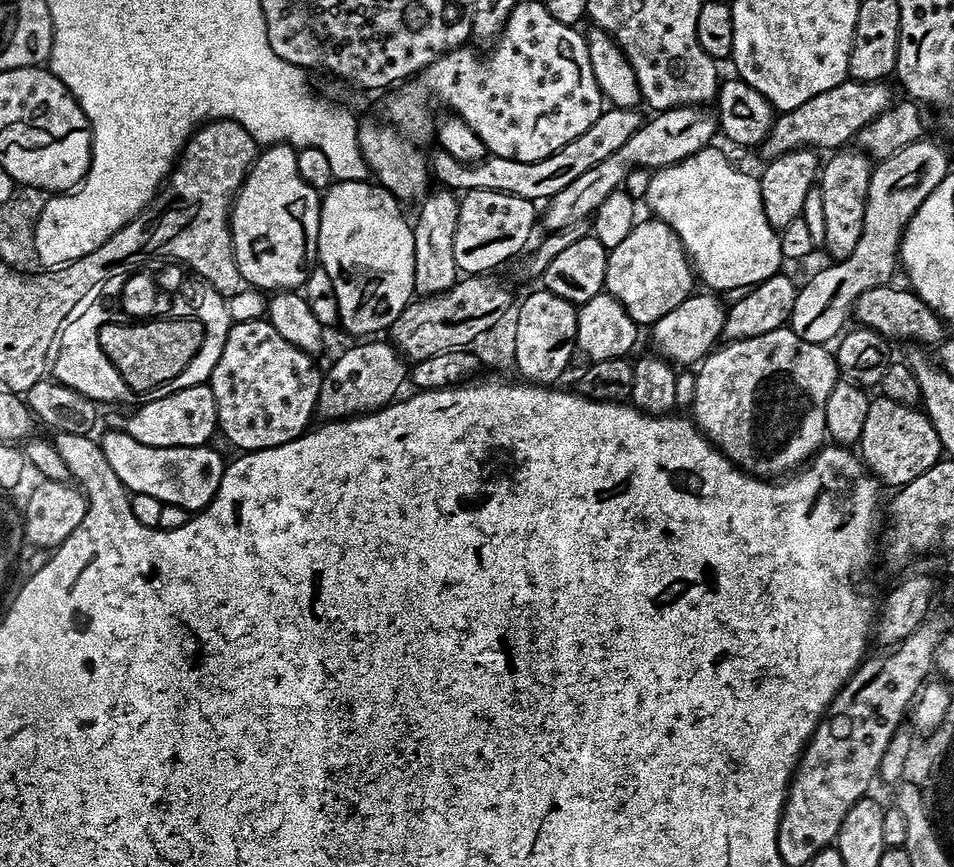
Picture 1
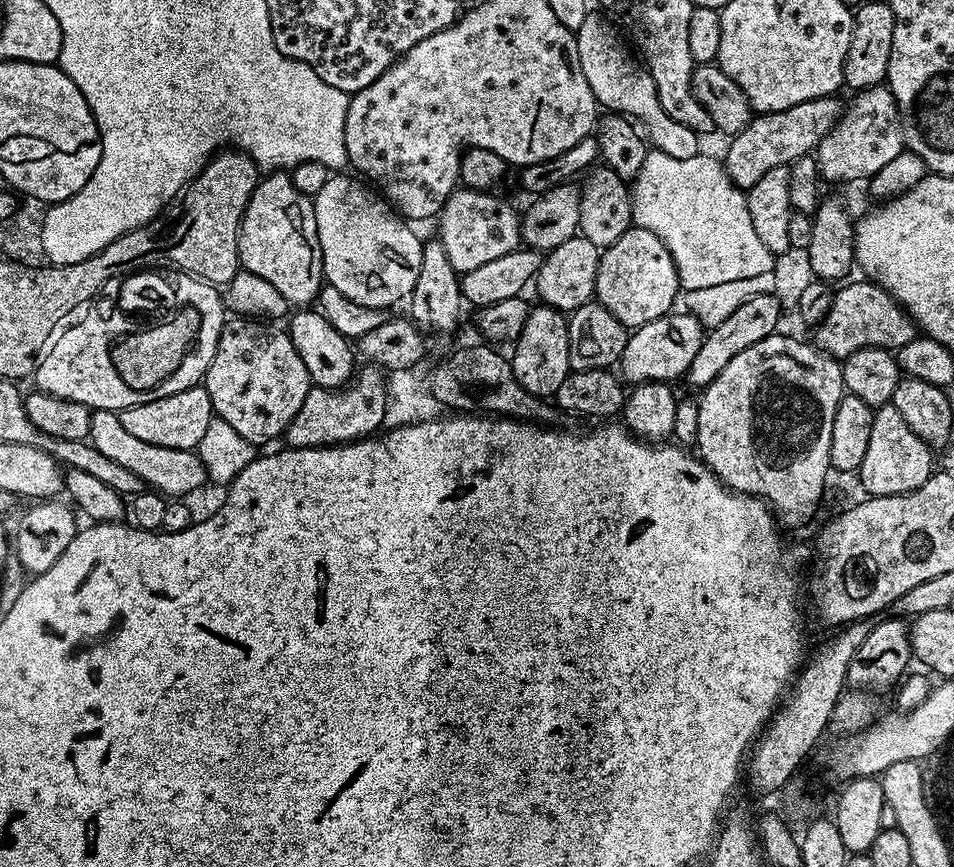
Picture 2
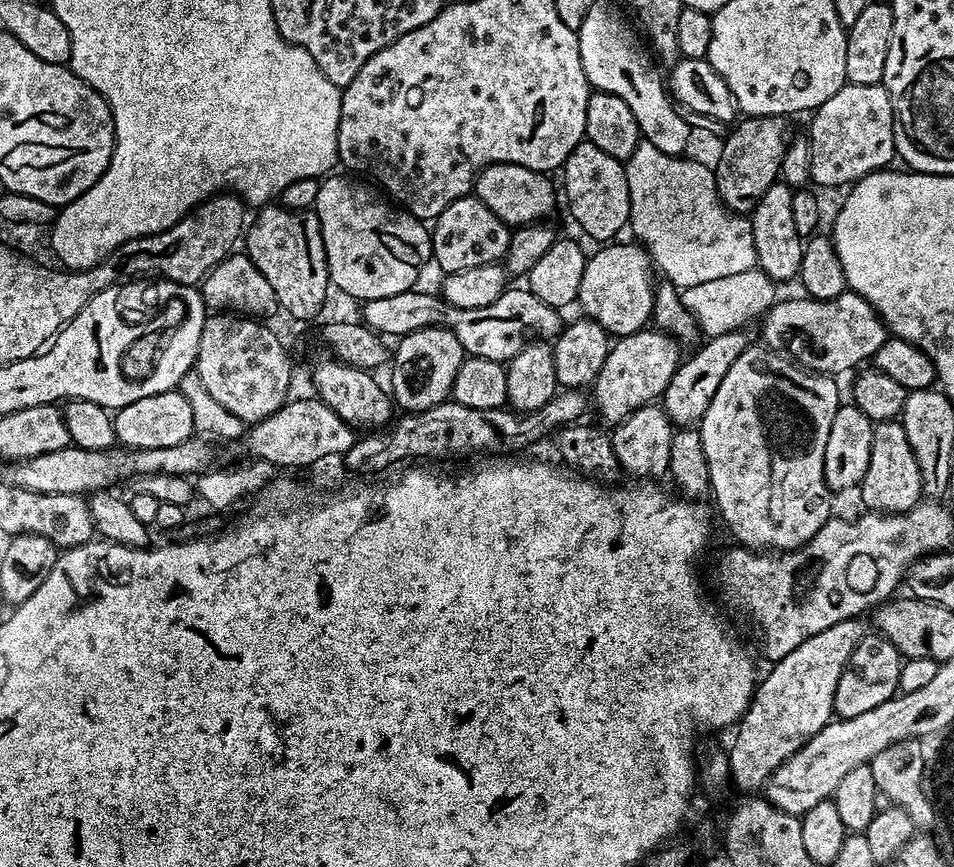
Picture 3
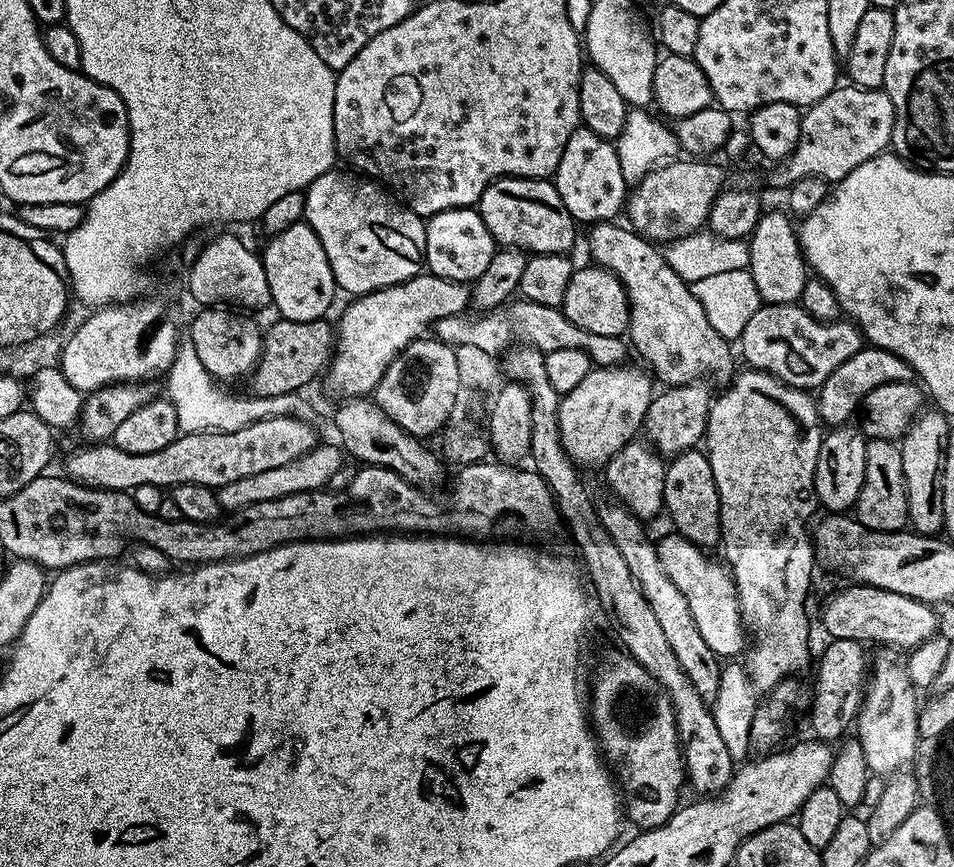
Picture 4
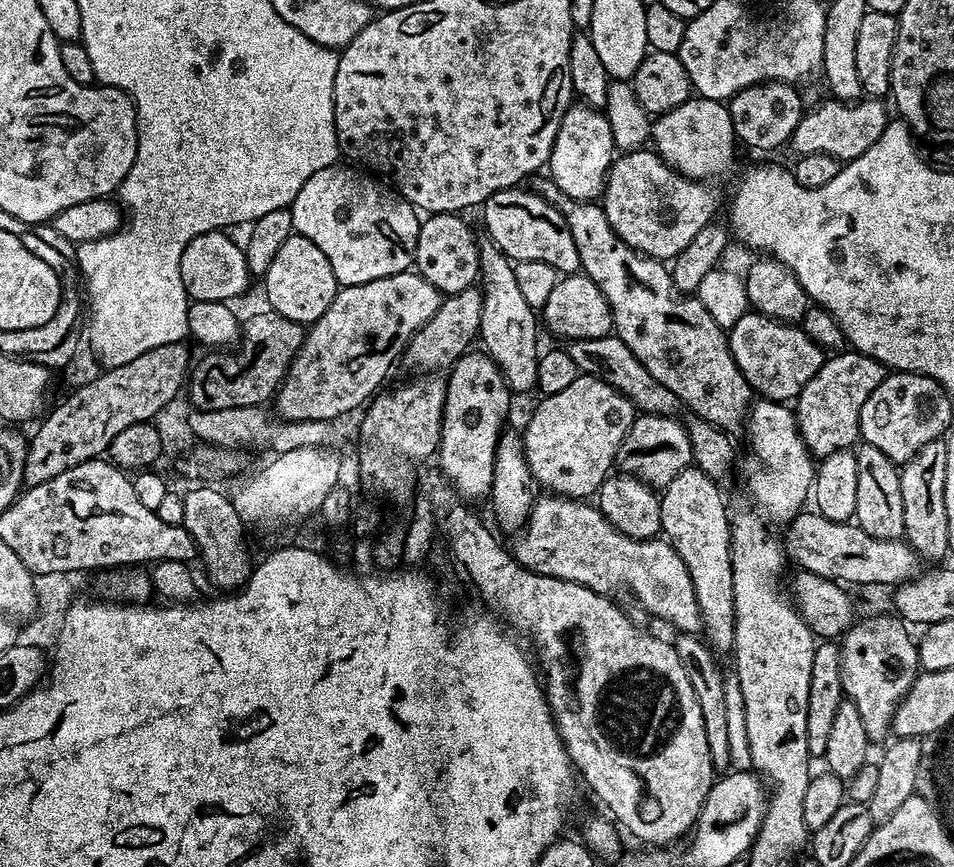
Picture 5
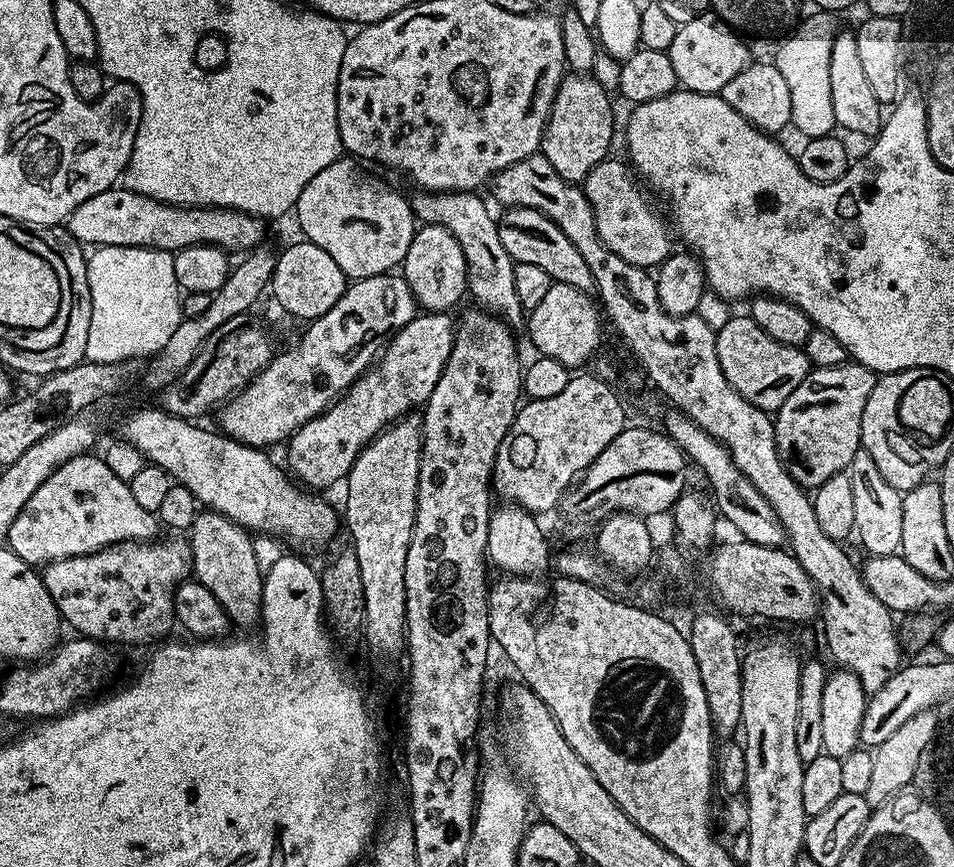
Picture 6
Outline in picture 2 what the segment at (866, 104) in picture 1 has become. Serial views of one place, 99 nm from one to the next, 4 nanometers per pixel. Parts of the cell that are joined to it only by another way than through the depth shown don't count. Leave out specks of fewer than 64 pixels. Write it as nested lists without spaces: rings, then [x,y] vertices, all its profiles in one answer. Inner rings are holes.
[[[823,96],[810,102],[798,102],[798,106],[790,106],[786,110],[777,112],[762,112],[753,115],[746,127],[741,132],[735,133],[730,142],[729,153],[722,161],[728,179],[741,190],[750,190],[756,185],[764,174],[775,168],[790,166],[798,158],[815,153],[816,147],[822,138],[832,129],[833,124],[840,119],[842,104],[832,96]]]

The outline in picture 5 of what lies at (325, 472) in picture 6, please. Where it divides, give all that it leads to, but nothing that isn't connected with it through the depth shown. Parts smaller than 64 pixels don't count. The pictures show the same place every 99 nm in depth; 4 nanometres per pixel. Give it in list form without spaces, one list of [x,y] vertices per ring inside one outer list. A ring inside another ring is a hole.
[[[473,286],[441,299],[438,310],[434,310],[434,318],[430,318],[426,326],[419,328],[404,348],[402,364],[409,368],[409,373],[439,373],[441,370],[451,369],[452,365],[473,347],[480,334],[483,297],[483,291]]]

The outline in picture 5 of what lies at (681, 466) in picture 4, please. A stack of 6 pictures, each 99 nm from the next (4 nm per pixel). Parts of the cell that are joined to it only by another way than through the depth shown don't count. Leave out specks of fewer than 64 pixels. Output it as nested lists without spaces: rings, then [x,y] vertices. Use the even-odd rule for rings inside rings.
[[[695,466],[683,468],[661,491],[661,531],[668,543],[678,550],[678,558],[690,572],[694,598],[700,611],[702,636],[713,649],[732,648],[734,614],[734,574],[732,573],[732,525],[717,481]]]

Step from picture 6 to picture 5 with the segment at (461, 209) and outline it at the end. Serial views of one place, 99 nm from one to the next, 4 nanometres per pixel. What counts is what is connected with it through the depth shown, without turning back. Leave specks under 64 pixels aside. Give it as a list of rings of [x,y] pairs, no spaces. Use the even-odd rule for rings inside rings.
[[[484,238],[479,241],[480,246],[480,276],[482,277],[482,318],[480,319],[479,343],[496,365],[500,367],[504,374],[504,381],[513,393],[533,391],[536,388],[536,379],[538,378],[538,362],[542,345],[540,345],[540,336],[536,333],[536,324],[538,328],[538,312],[526,302],[526,297],[518,290],[518,281],[514,279],[514,264],[507,256],[501,252],[493,240]]]

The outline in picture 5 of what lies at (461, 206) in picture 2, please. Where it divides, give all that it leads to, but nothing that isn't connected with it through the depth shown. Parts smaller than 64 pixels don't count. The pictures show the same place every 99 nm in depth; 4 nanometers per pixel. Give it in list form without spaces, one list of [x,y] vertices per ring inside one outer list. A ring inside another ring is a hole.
[[[433,212],[420,221],[414,271],[444,296],[453,296],[473,287],[480,276],[478,236],[472,233],[464,218],[455,212]]]

